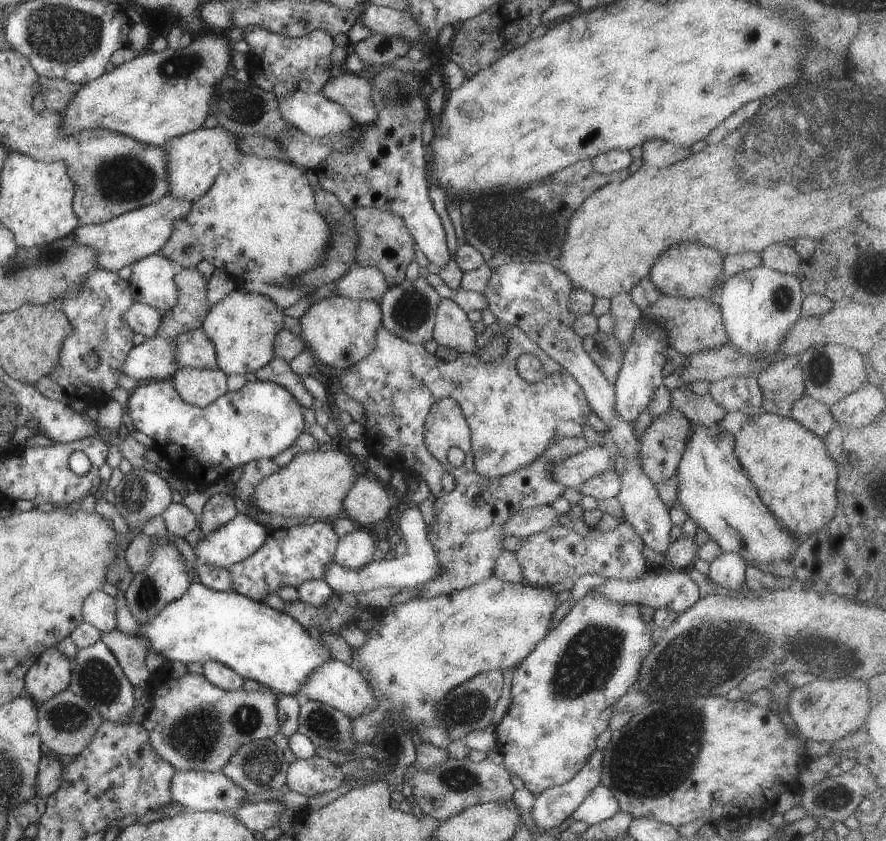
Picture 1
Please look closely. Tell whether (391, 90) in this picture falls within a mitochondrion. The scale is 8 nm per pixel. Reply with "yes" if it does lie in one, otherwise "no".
yes

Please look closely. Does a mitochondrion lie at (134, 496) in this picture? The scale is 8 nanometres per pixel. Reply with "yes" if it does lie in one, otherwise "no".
yes

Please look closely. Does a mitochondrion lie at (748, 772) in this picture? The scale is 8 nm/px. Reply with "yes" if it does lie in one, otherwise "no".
no

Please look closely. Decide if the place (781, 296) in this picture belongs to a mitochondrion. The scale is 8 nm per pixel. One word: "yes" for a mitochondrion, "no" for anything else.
yes

